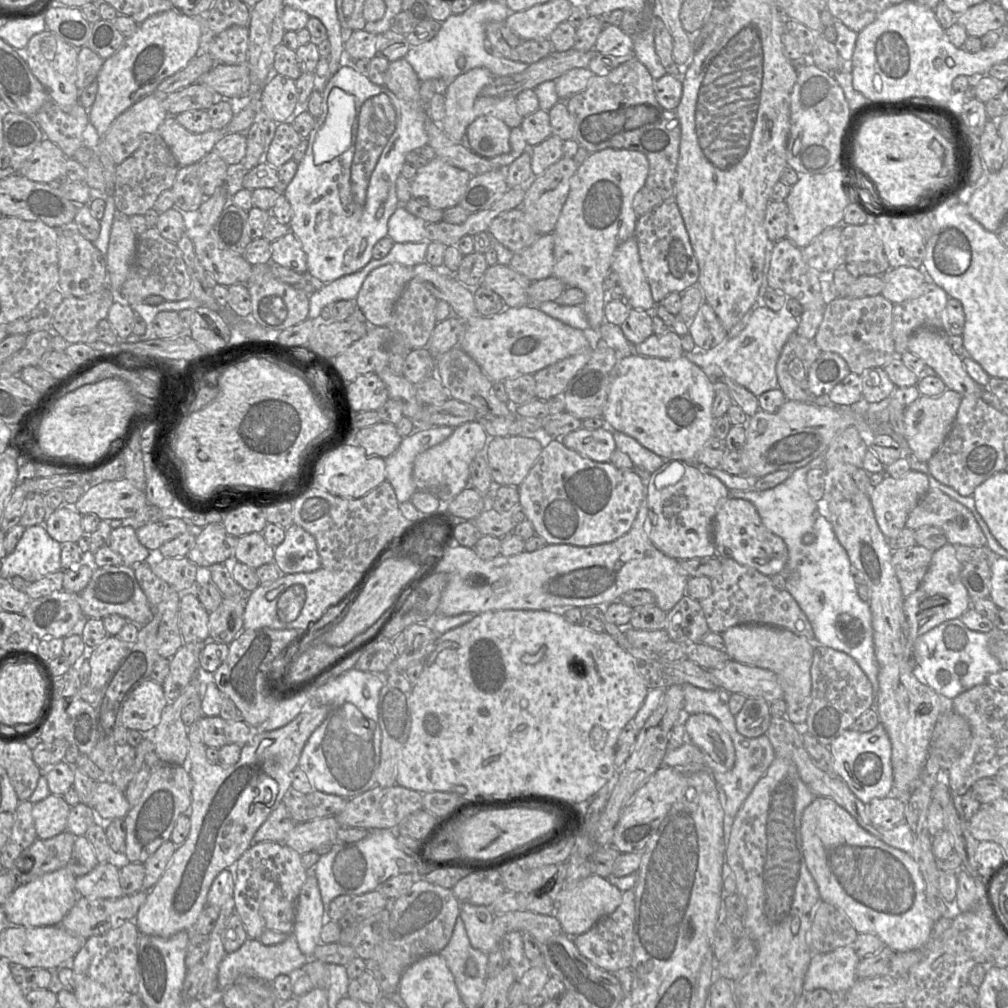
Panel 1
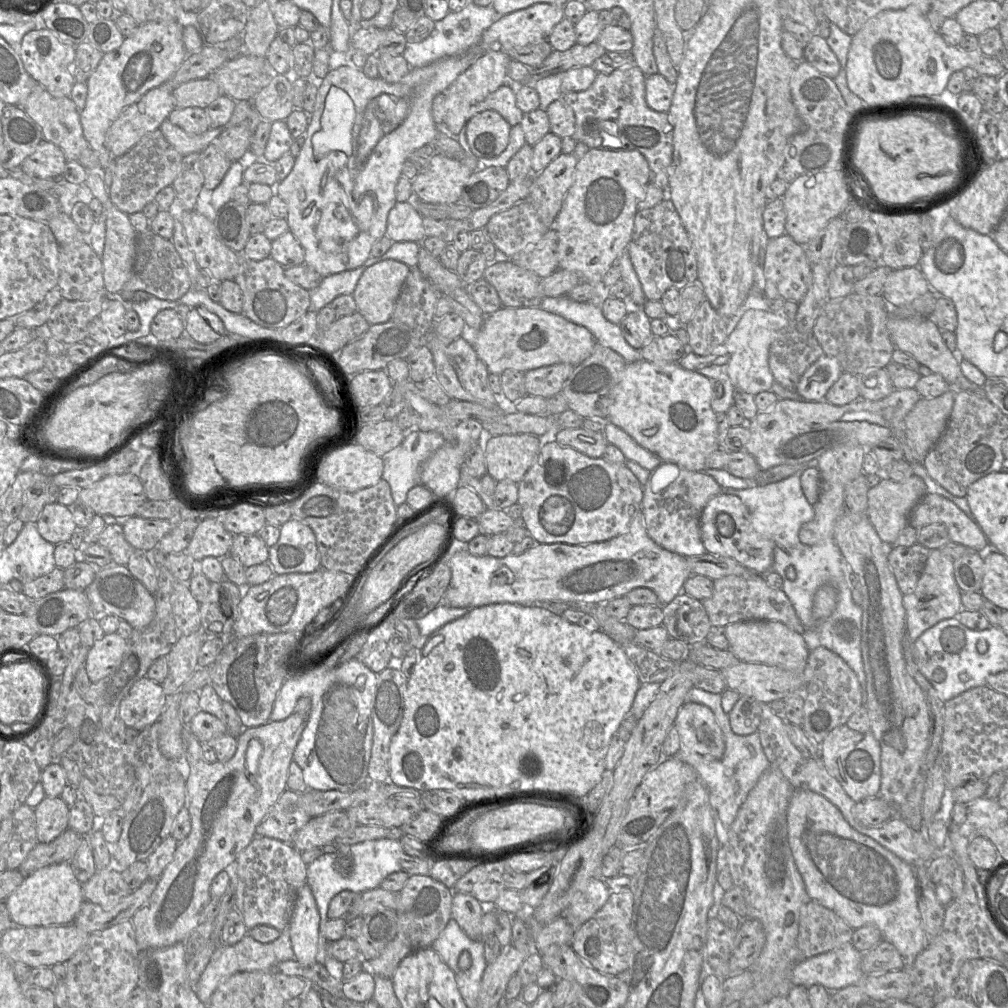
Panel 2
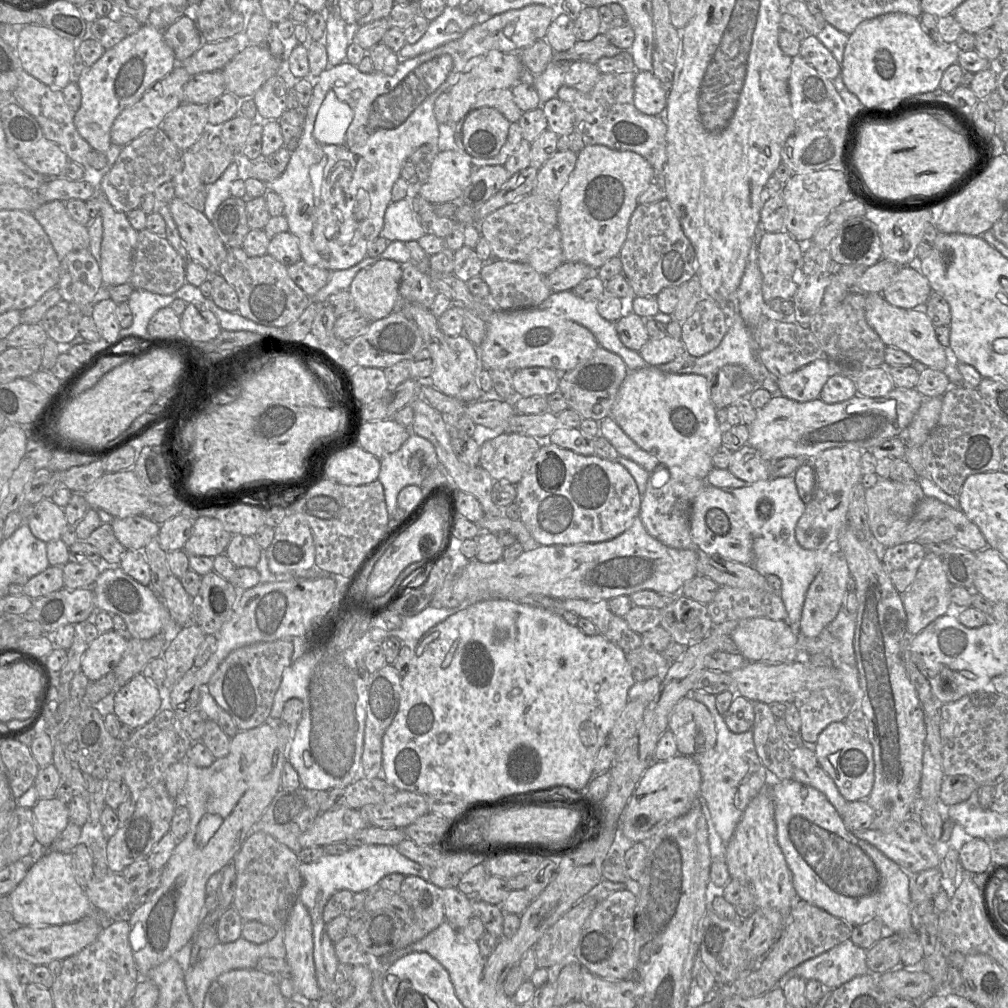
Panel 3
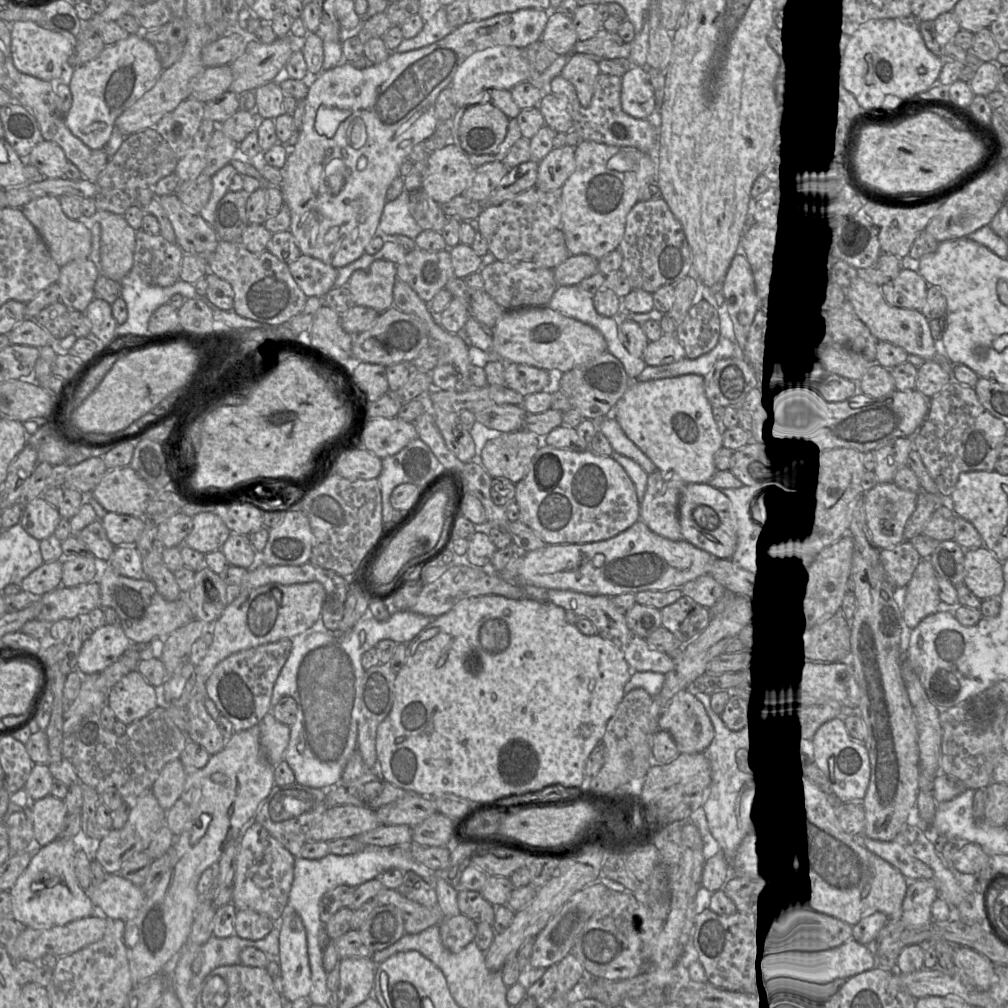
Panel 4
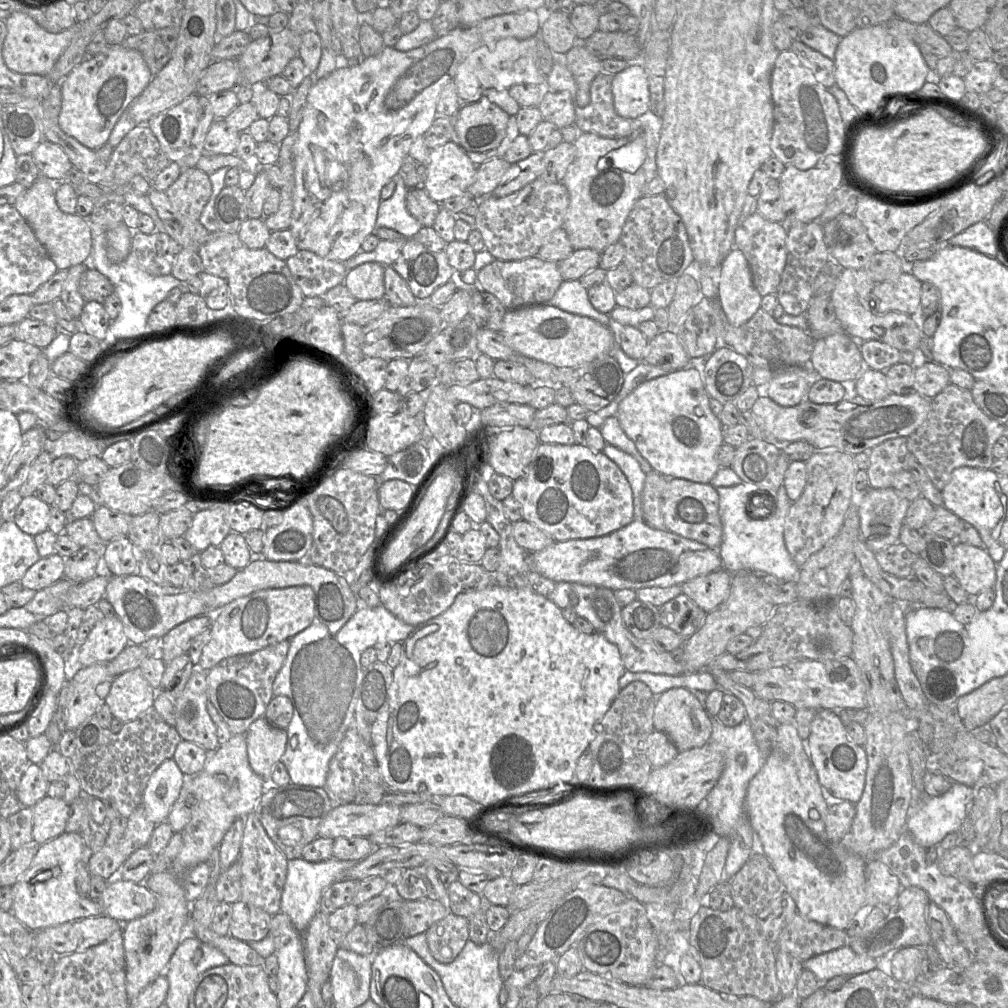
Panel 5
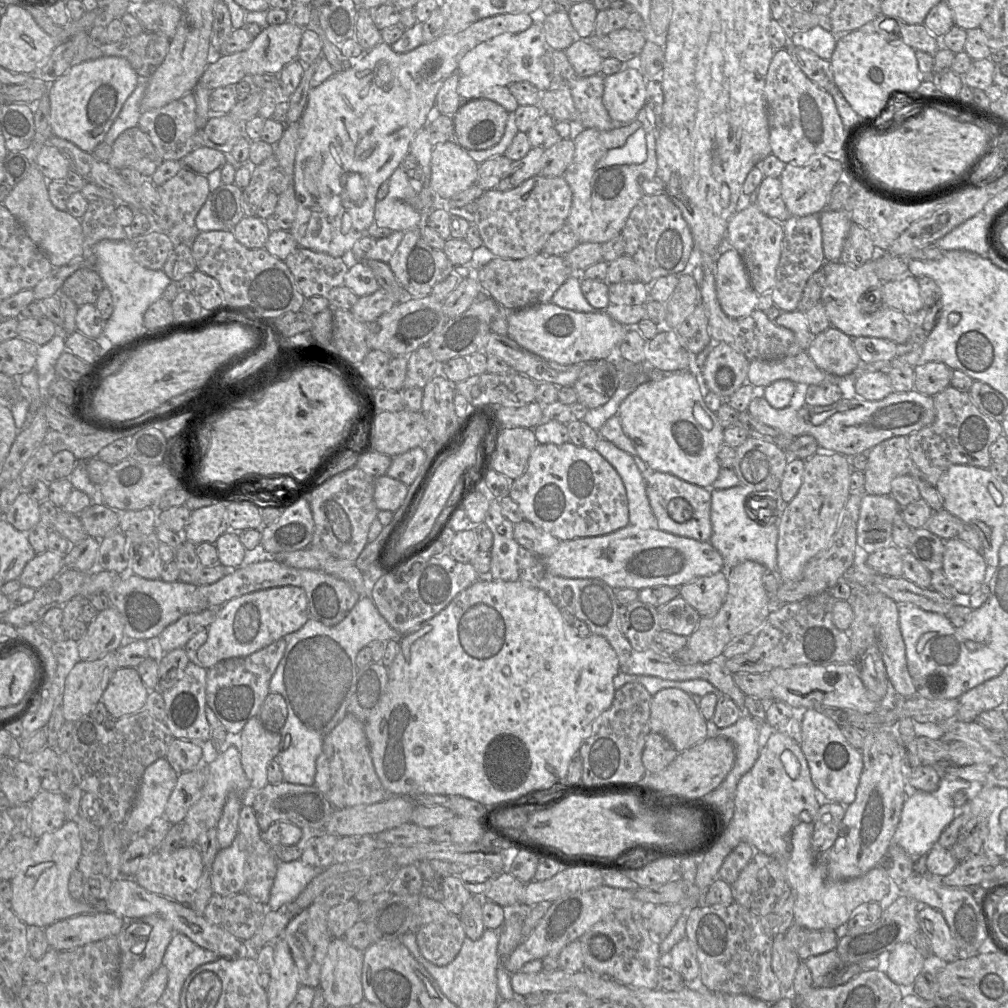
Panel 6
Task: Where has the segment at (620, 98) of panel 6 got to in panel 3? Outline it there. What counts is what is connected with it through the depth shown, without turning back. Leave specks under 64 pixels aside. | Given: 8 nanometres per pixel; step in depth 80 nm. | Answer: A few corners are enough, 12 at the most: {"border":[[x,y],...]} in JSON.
{"border":[[636,72],[634,104],[649,116],[666,108],[667,90],[652,72]]}

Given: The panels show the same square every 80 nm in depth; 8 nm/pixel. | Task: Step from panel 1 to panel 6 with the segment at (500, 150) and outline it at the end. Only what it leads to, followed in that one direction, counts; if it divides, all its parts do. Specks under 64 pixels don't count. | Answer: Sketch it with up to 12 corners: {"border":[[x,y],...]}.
{"border":[[489,99],[465,100],[453,116],[467,149],[502,139],[508,114]]}

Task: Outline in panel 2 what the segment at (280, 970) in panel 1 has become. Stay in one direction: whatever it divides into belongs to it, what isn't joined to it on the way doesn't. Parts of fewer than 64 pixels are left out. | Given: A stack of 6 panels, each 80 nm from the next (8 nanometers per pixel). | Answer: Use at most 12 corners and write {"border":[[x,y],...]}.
{"border":[[287,928],[260,943],[220,945],[194,987],[208,1006],[223,979],[295,960]]}

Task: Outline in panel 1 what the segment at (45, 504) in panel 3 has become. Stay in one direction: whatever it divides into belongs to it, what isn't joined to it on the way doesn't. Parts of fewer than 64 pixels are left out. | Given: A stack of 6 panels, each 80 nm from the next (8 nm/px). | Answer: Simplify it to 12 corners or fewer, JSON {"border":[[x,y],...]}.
{"border":[[64,504],[43,525],[60,544],[77,543],[82,516]]}

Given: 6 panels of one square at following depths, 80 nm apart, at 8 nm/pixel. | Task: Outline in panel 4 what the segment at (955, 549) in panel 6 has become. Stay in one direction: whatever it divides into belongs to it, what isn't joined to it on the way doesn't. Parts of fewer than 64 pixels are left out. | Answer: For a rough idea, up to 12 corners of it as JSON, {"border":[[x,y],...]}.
{"border":[[987,547],[965,549],[963,584],[999,597],[1002,566]]}

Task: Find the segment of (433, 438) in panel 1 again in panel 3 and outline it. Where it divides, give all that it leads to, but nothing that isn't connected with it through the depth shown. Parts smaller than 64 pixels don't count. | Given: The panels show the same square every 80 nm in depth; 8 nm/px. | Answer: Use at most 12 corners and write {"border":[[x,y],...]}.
{"border":[[411,434],[382,458],[378,480],[390,518],[406,486],[439,465],[433,444]]}

